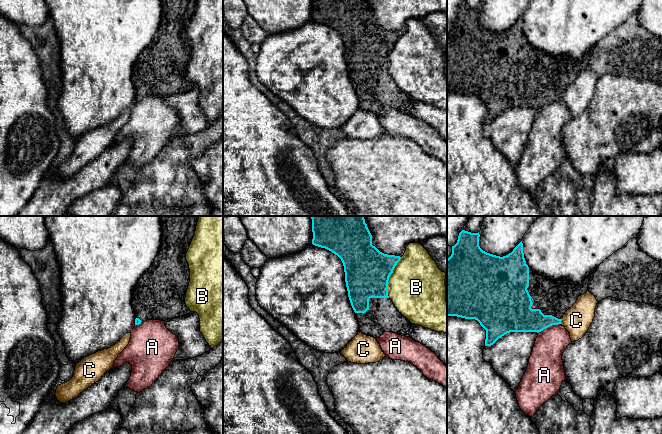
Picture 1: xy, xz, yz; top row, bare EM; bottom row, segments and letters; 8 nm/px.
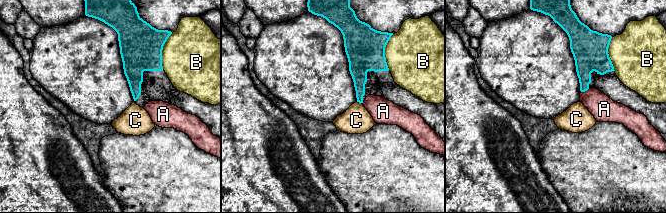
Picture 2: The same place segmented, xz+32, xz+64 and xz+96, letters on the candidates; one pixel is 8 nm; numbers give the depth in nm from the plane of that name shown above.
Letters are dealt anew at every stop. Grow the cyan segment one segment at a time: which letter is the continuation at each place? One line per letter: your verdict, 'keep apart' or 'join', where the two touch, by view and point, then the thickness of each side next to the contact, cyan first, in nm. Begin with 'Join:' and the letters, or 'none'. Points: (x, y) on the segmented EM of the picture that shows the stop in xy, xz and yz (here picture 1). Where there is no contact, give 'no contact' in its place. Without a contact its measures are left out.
Join: none
A: keep apart | yz (549, 326) | 240/260 nm
B: keep apart | xz (389, 276) | 360/460 nm
C: keep apart | yz (561, 320) | 190/220 nm

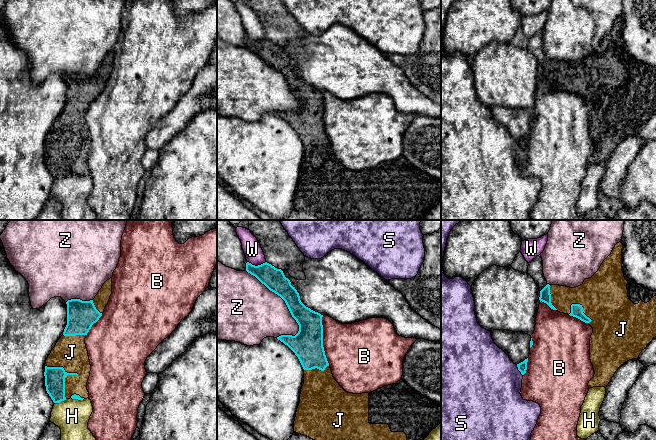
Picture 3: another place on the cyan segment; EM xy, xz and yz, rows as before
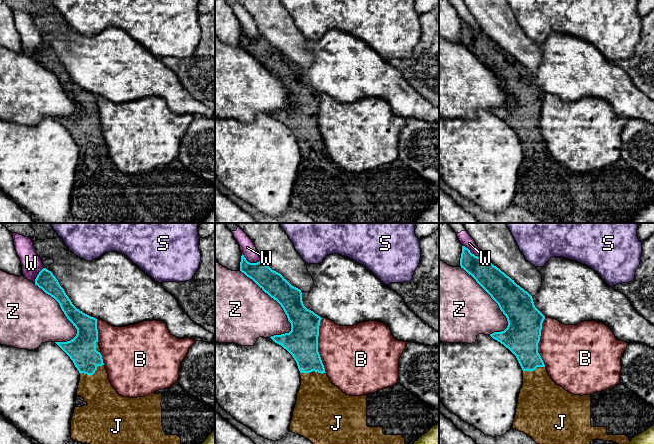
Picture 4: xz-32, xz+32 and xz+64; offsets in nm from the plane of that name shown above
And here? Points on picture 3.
Join: J
B: keep apart | xz (322, 341) | 240/420 nm
H: keep apart | xy (60, 401) | 160/280 nm
J: join | xy (67, 374) | 160/260 nm
S: keep apart | yz (518, 369) | 80/480 nm
W: keep apart | xz (256, 266) | 180/150 nm
Z: keep apart | xz (282, 298) | 180/420 nm

